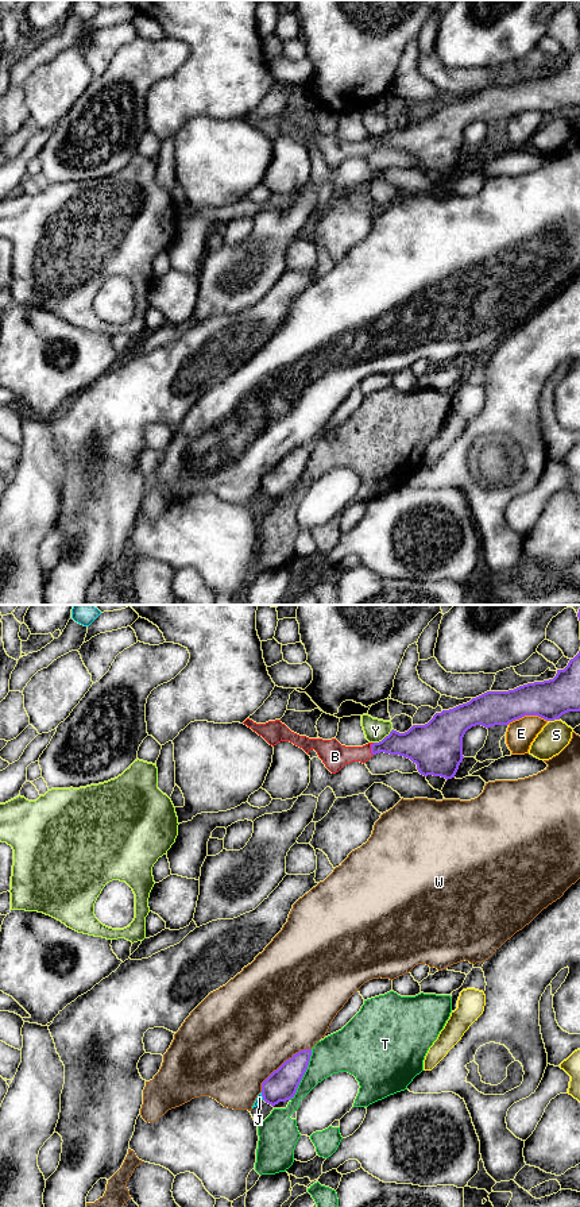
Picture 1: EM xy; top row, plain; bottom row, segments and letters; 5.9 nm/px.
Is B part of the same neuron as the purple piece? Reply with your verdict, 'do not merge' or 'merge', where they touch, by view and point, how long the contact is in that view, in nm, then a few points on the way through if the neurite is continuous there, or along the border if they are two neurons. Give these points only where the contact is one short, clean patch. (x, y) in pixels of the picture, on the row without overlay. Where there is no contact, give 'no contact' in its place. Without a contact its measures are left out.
merge; meets purple in xy at (371, 145); contact 80 nm long; runs through xy (412, 139), (389, 139), (371, 145), (363, 149), (335, 151)

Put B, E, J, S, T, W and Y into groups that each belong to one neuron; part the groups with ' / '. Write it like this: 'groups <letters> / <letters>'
groups B / E / J / S / T / W / Y

